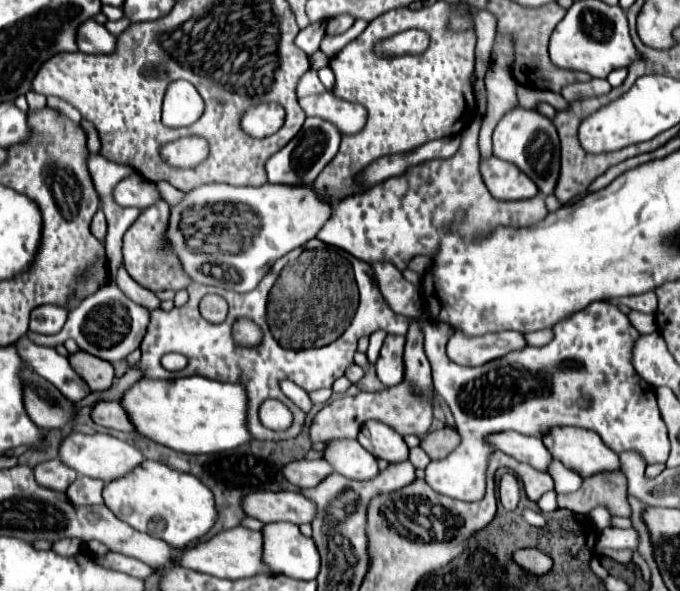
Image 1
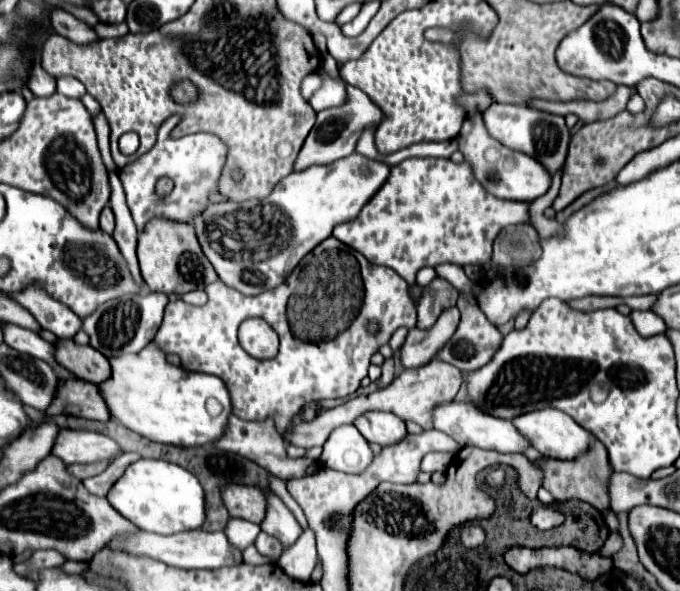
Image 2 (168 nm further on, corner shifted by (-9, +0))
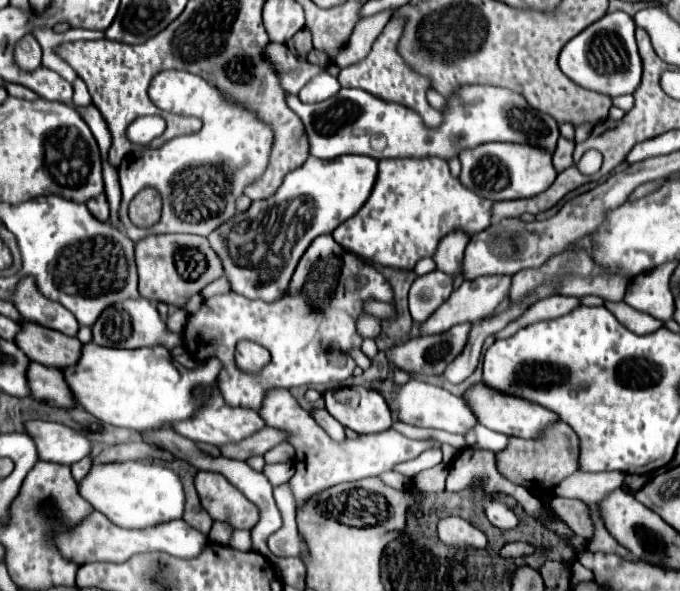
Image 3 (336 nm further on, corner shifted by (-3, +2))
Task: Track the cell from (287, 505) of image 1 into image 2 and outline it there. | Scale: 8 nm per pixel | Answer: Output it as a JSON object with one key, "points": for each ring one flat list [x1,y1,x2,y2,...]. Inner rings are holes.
{"points":[[226,484,220,488,220,498,232,518,242,518,254,524,260,524,264,520,266,498,258,488]]}

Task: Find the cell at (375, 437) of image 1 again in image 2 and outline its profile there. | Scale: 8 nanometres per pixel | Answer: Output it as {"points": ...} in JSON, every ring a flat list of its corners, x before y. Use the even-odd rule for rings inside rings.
{"points":[[370,410,362,414,360,418,356,418,354,426,368,442,376,442,380,446,396,444,408,434,404,420,396,418,396,414,382,410]]}

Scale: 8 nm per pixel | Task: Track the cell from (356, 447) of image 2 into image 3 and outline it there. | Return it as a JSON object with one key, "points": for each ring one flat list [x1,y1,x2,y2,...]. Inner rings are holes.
{"points":[[314,410,312,416,314,416,314,420,328,432,328,436,330,436,332,440,336,440,336,442,346,440,344,426,342,426,334,416,330,416,326,410]]}

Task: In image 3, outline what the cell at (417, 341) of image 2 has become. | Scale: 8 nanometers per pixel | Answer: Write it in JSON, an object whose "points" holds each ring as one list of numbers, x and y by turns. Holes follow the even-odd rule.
{"points":[[480,276,476,280,466,280,458,290,452,292,452,296,434,312,428,320,420,324,420,334,430,336,430,334,442,334,448,328,456,326,458,322,480,322,488,314,494,312,494,308,508,296,510,290,510,280,512,276]]}

